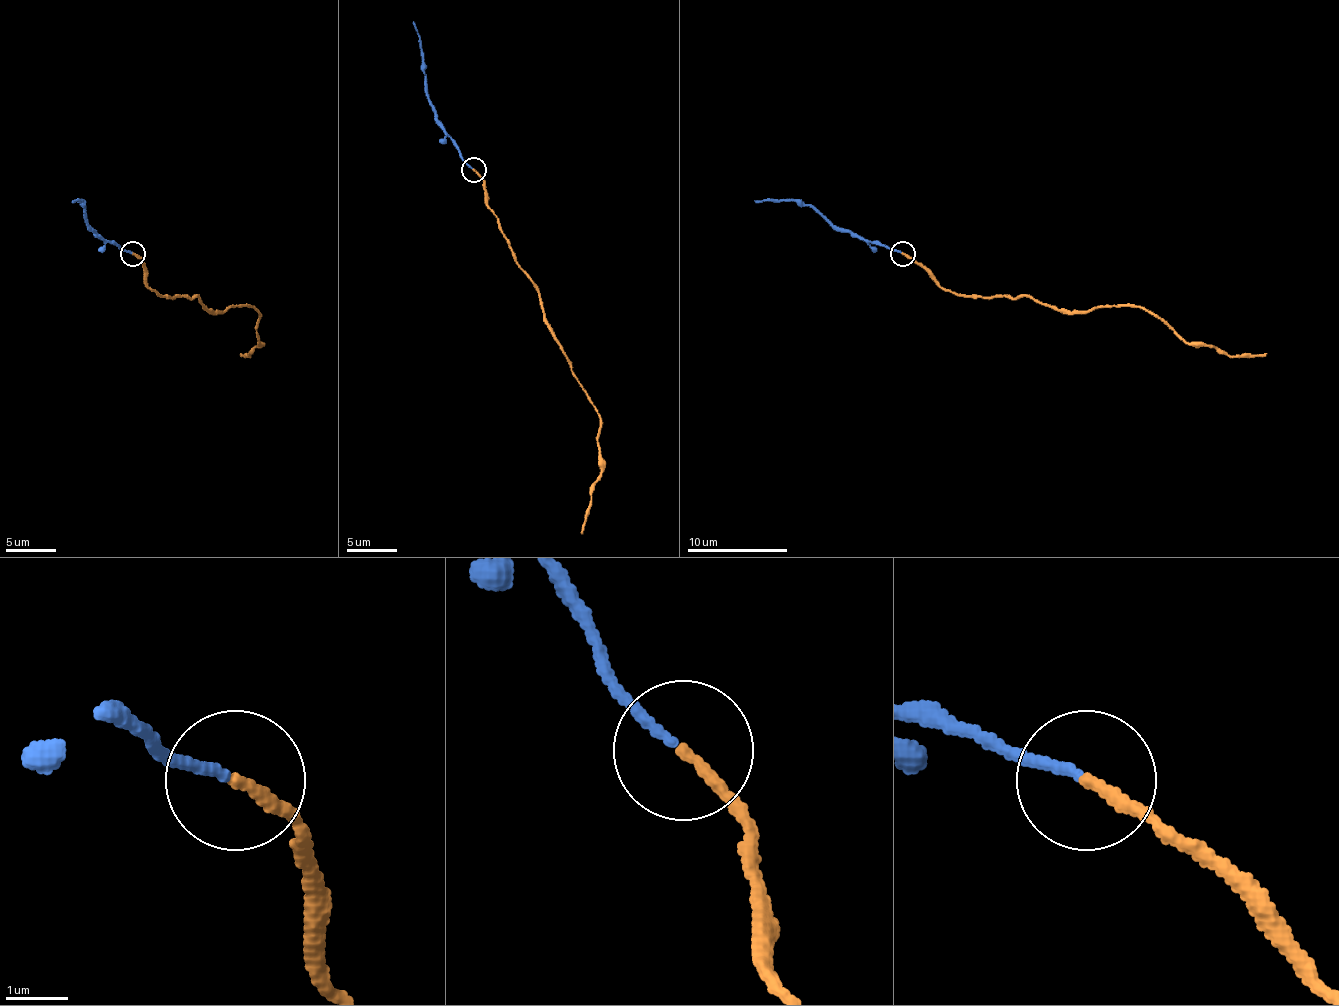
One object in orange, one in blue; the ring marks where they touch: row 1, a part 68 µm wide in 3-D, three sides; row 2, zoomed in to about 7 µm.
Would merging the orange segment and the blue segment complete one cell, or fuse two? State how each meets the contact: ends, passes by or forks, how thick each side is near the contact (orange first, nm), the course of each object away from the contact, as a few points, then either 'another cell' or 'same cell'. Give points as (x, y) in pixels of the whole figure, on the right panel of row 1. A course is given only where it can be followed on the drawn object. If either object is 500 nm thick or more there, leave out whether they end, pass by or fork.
orange ends | blue ends | 190/150 nm | orange via (903, 252), (958, 295), (1026, 298), (1063, 310), (1136, 305), (1188, 343), (1206, 343), (1228, 355), (1266, 353) | blue via (900, 252), (838, 230), (808, 205), (773, 200), (755, 202) | another cell

